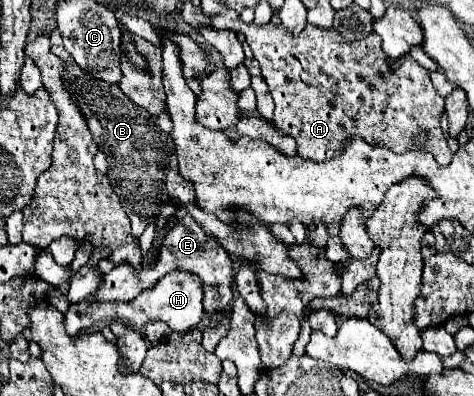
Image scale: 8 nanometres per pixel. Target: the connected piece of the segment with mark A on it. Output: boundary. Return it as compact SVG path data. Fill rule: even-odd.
M242 24L240 32L246 36L254 58L260 62L262 78L266 80L276 102L272 124L280 132L286 132L296 140L298 156L324 162L340 154L340 146L344 140L360 136L366 138L366 142L370 144L380 144L394 152L406 152L412 148L432 152L436 162L442 166L452 162L454 154L448 148L446 136L440 126L440 118L444 114L444 98L434 90L430 82L430 72L424 70L410 54L398 60L388 58L382 50L382 40L378 38L378 34L370 34L360 42L348 42L334 28L322 30L312 24L308 24L300 36L292 36L282 24L274 28L268 28L268 24L256 28L252 26L256 24ZM420 134L426 136L426 144L422 146L414 144L414 138Z

